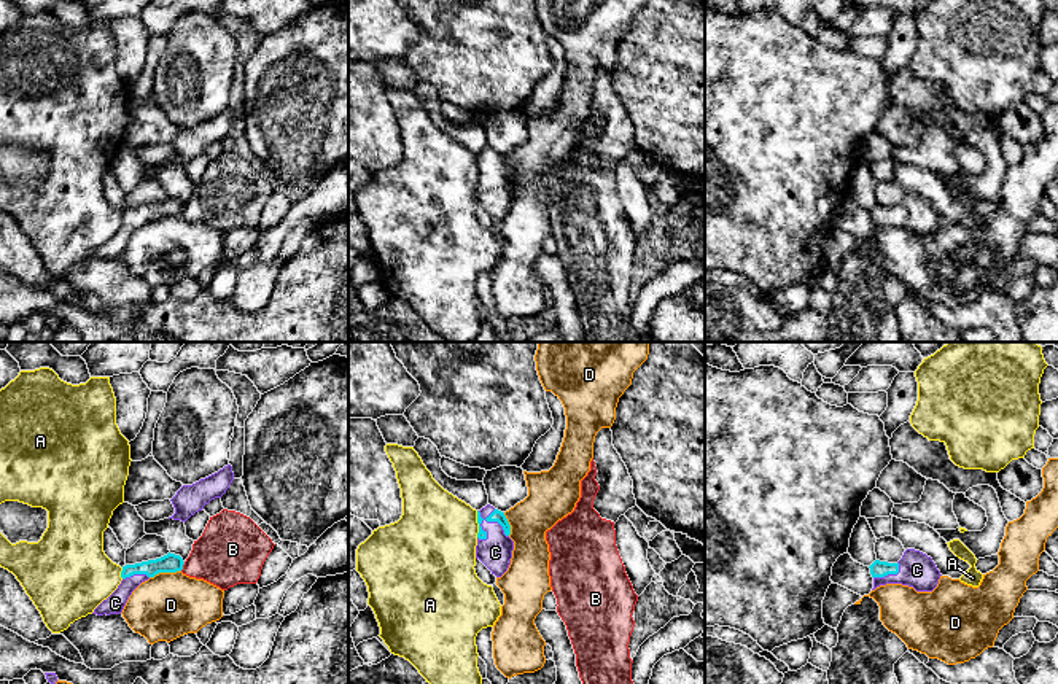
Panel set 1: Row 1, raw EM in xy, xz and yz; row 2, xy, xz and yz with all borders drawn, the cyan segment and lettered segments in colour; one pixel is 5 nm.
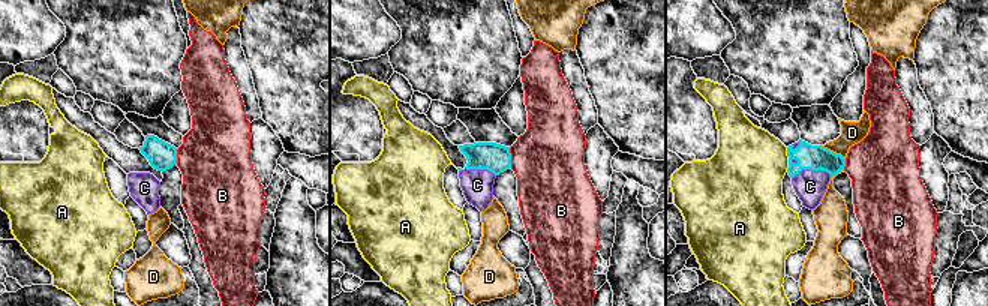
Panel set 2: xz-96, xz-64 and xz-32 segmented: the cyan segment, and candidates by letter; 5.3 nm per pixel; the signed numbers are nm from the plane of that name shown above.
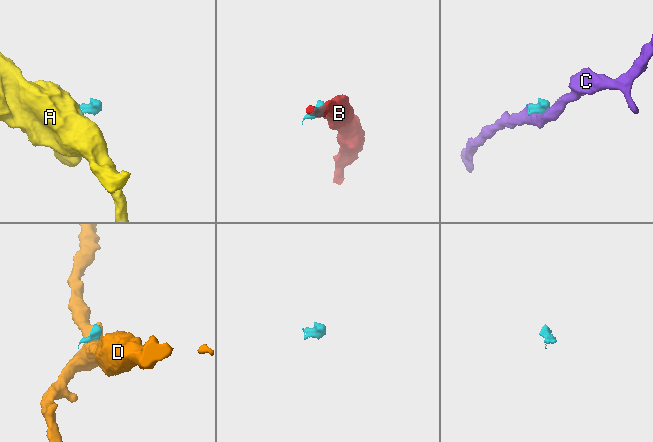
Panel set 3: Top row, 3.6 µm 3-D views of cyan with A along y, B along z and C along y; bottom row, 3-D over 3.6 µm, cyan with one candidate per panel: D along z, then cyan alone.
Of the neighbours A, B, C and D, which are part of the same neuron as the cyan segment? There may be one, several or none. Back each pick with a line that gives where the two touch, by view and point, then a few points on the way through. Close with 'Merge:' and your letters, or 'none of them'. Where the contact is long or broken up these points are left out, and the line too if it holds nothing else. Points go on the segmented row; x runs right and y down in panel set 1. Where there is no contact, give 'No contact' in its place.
C: Touches cyan at xz (493, 520). Path across: xz (497, 516), (493, 520), (495, 552)
Merge: C

